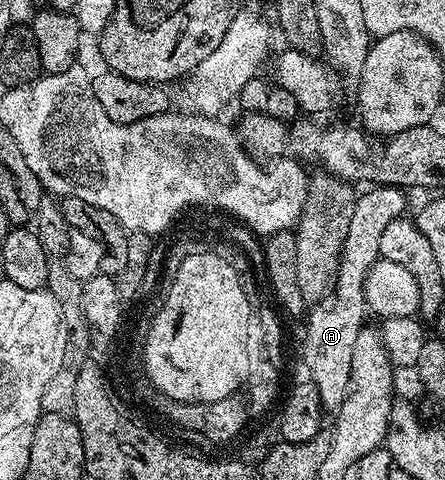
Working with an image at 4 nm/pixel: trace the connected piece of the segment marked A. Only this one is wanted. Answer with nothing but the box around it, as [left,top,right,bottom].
[299,185,406,412]

